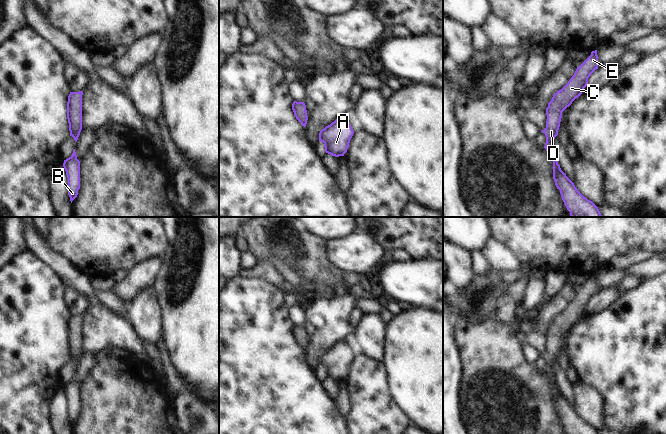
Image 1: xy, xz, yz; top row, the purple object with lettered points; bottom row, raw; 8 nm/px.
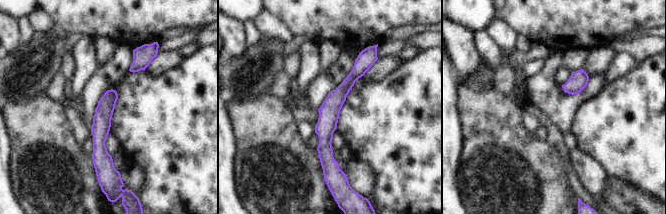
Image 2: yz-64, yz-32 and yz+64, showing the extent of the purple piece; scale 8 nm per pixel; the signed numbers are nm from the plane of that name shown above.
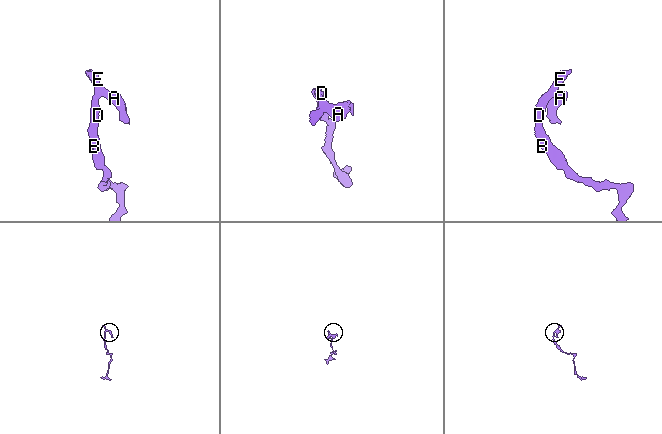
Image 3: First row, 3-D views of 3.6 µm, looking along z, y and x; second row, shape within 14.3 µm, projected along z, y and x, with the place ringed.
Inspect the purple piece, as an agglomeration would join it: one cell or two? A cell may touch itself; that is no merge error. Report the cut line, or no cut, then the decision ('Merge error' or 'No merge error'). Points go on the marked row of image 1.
No split. No merge error

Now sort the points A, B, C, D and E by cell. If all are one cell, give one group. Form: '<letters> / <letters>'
A B C D E

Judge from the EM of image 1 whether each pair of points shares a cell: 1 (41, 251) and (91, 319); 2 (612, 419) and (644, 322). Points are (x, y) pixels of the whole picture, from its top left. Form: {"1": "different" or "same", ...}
{"1": "same", "2": "same"}

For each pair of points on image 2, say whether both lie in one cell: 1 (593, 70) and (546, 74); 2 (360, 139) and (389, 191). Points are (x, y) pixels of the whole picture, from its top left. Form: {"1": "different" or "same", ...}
{"1": "different", "2": "same"}

